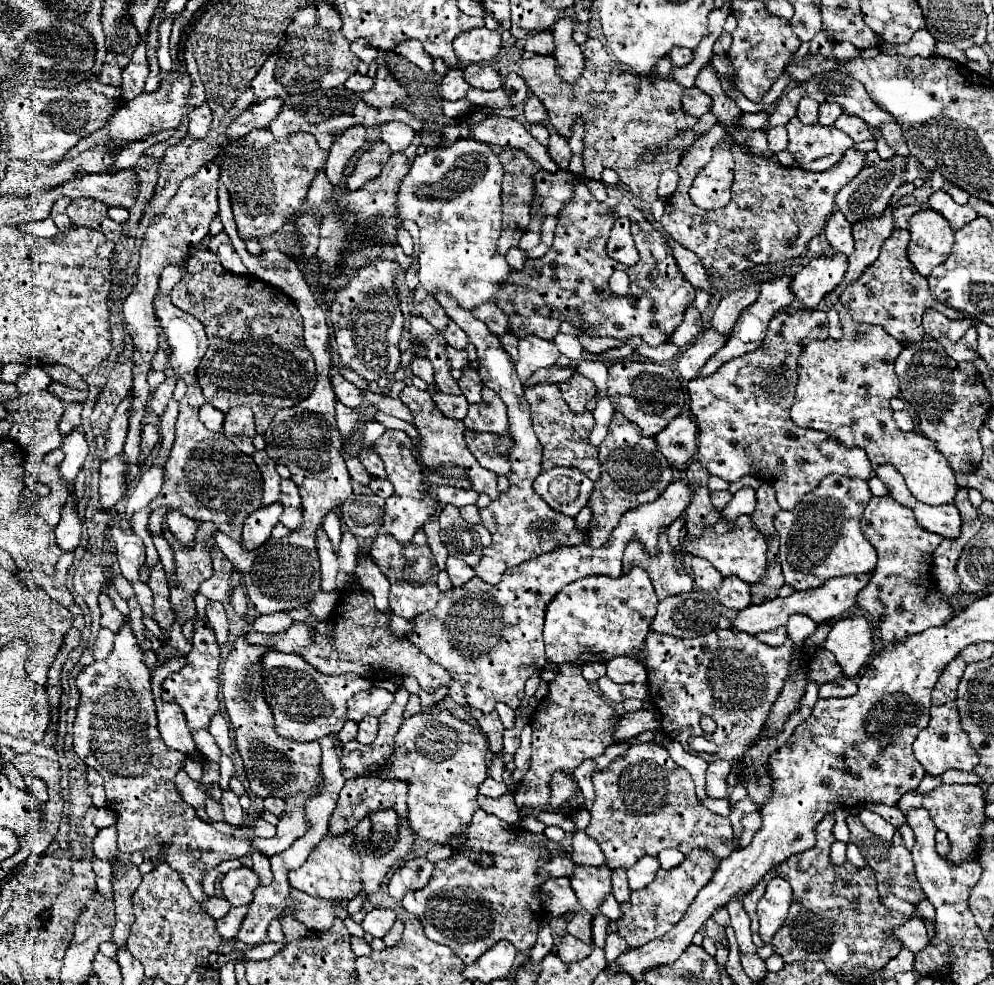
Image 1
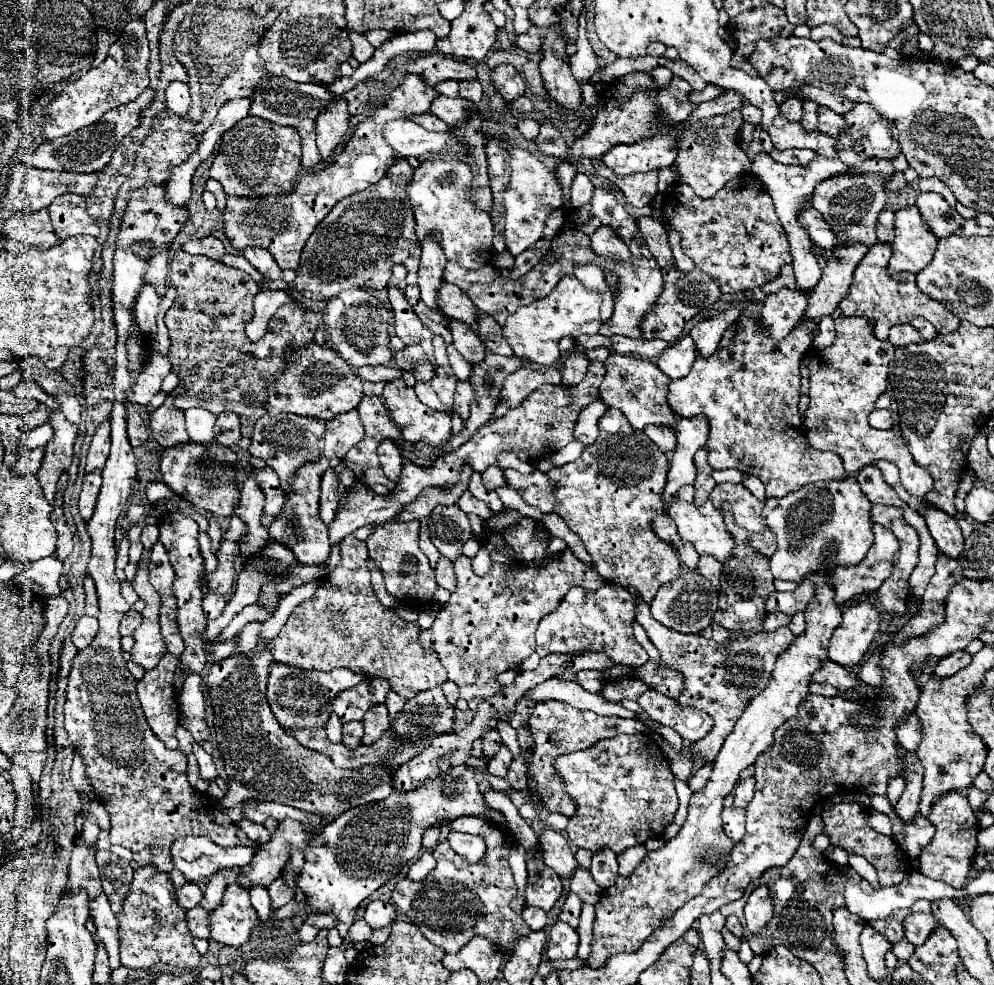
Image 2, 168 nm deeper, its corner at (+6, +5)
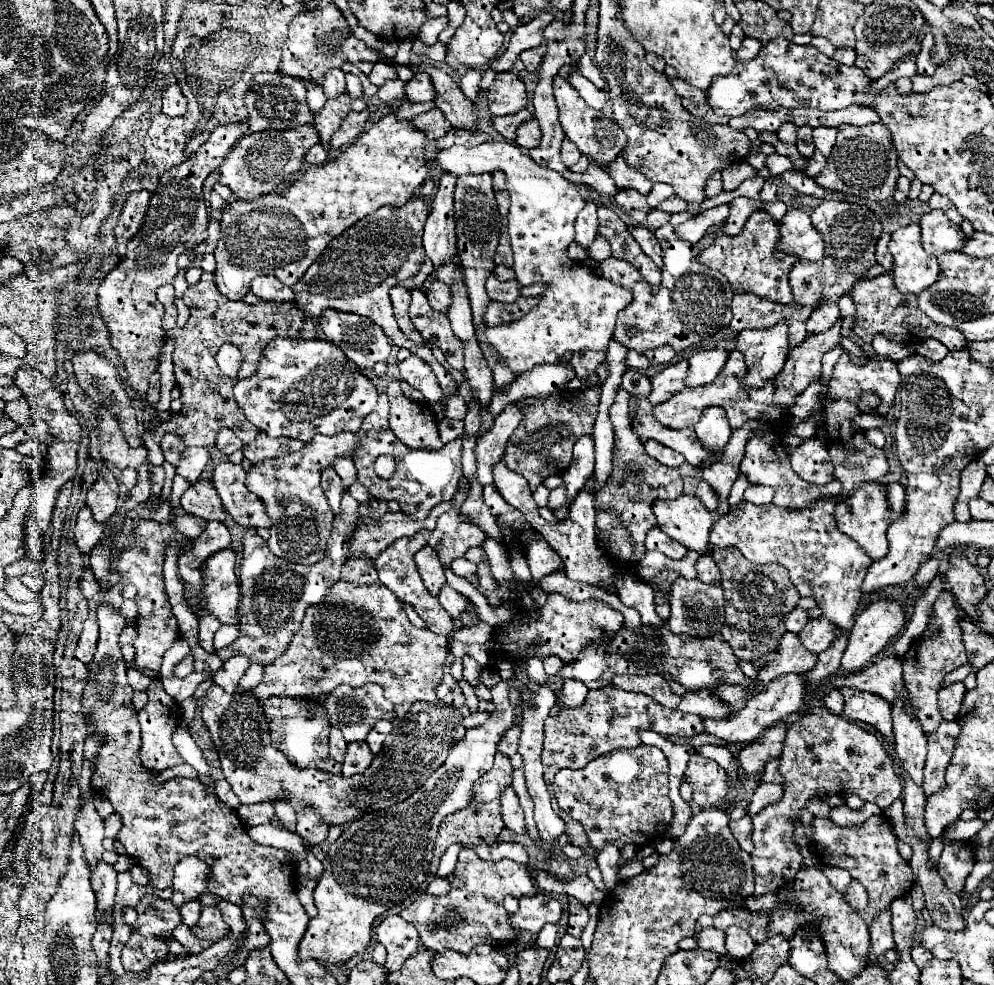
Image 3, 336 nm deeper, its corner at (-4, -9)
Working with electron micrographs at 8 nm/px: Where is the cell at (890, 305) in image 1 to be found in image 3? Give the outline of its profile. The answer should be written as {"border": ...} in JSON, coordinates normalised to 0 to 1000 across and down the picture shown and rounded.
{"border":[[[895,277],[877,281],[877,283],[867,283],[865,287],[861,287],[861,291],[857,293],[857,304],[859,304],[859,310],[861,310],[859,340],[863,344],[867,344],[871,350],[877,348],[881,338],[887,338],[891,344],[895,344],[899,348],[920,350],[928,344],[944,344],[956,356],[966,356],[966,354],[972,352],[972,344],[970,344],[970,340],[966,340],[966,336],[956,334],[956,332],[946,332],[944,328],[938,328],[926,316],[926,312],[922,308],[922,299],[901,295]]]}

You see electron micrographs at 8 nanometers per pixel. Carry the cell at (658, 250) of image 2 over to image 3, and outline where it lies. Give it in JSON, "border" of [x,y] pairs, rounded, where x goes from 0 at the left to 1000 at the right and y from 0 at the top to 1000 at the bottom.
{"border":[[[632,228],[632,235],[634,239],[642,245],[642,249],[646,251],[648,259],[652,259],[662,271],[666,271],[666,255],[664,255],[664,247],[662,243],[658,241],[656,235],[652,235],[650,230],[644,230],[644,228]]]}

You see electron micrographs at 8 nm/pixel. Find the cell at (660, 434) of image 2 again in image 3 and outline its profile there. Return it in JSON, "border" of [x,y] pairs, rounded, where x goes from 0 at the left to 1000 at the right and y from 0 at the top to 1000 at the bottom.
{"border":[[[650,446],[650,448],[648,448],[648,456],[650,456],[650,460],[652,460],[656,466],[664,468],[664,470],[670,472],[670,474],[684,474],[684,472],[690,468],[688,462],[684,462],[684,460],[672,456],[672,454],[668,454],[666,450],[662,450],[662,448],[658,448],[658,446]]]}

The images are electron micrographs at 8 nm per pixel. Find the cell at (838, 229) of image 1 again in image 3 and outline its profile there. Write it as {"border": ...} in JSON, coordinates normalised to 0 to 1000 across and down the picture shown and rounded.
{"border":[[[793,210],[783,226],[785,241],[781,249],[781,263],[789,259],[799,259],[805,265],[825,265],[829,259],[829,245],[825,237],[817,230],[815,218],[807,212]]]}

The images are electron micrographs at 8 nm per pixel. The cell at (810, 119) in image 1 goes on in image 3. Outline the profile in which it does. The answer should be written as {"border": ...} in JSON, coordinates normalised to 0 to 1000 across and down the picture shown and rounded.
{"border":[[[789,125],[783,133],[783,141],[789,143],[789,145],[801,145],[801,127]]]}

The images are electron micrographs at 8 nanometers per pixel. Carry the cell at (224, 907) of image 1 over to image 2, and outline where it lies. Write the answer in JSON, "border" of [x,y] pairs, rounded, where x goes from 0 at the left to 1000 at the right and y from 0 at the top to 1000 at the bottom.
{"border":[[[187,896],[185,901],[179,903],[179,917],[181,917],[185,923],[199,921],[203,913],[205,913],[205,909],[203,909],[203,905],[199,903],[197,896]]]}

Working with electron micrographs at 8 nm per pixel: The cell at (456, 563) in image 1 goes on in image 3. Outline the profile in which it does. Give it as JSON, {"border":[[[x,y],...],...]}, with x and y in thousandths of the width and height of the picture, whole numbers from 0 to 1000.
{"border":[[[449,594],[443,604],[441,604],[441,610],[443,614],[447,616],[447,620],[451,620],[451,624],[455,628],[463,628],[463,622],[467,620],[469,616],[469,606],[465,602],[461,602],[459,598],[455,598],[453,594]]]}

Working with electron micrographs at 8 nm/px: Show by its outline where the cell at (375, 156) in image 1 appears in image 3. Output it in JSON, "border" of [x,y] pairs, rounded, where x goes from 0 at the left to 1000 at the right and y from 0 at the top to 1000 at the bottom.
{"border":[[[386,117],[374,131],[336,157],[324,170],[312,170],[292,190],[264,198],[258,204],[231,204],[223,212],[221,243],[215,253],[219,295],[241,306],[258,279],[276,279],[294,291],[324,259],[326,251],[380,210],[404,210],[431,178],[429,141],[412,123]]]}

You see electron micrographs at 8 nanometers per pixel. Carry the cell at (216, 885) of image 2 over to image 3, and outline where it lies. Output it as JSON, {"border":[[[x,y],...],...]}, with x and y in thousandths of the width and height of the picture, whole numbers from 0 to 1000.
{"border":[[[205,921],[201,935],[193,941],[193,947],[199,953],[219,955],[223,949],[229,947],[229,941],[227,941],[223,928],[217,921]]]}

